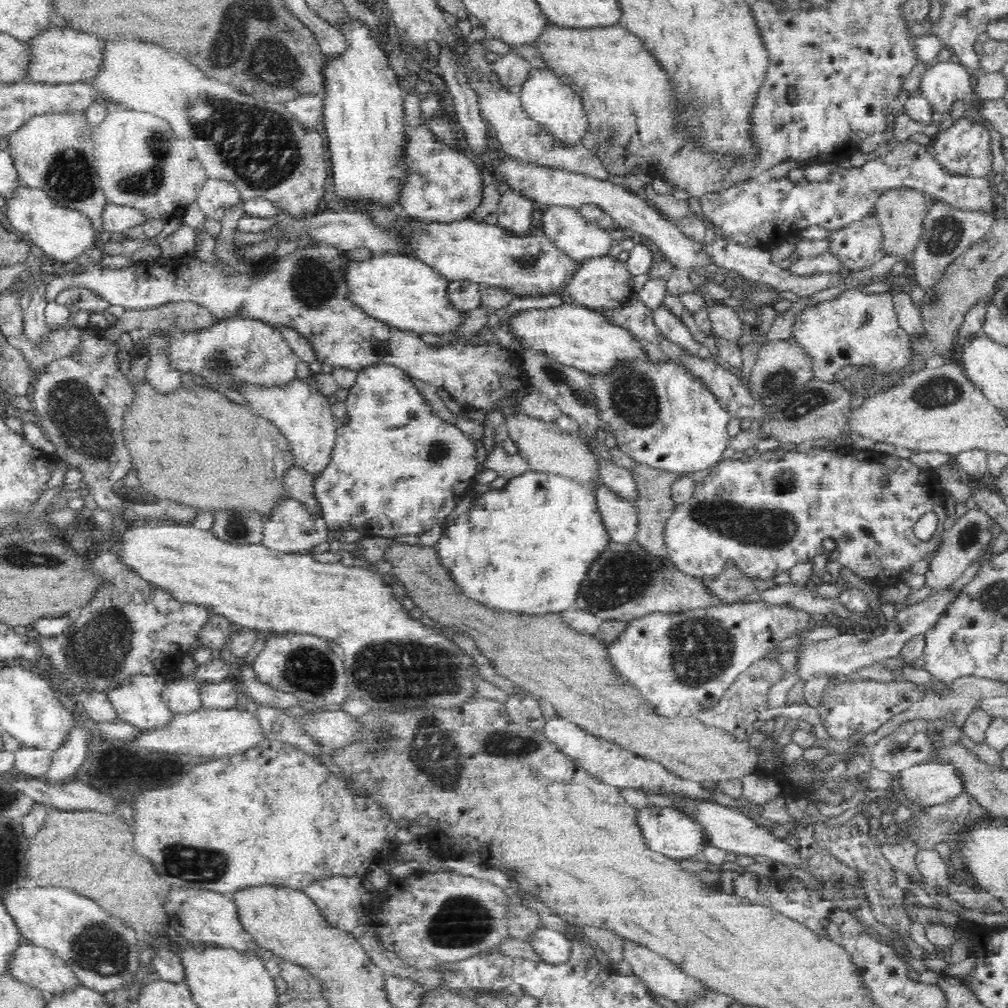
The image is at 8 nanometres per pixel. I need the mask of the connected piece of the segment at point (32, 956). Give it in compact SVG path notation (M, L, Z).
M27 942L20 945L20 948L16 950L15 957L12 958L10 972L15 979L43 991L49 997L60 997L61 994L76 990L79 985L82 985L80 979L76 977L76 973L68 967L66 961L56 956L51 950Z

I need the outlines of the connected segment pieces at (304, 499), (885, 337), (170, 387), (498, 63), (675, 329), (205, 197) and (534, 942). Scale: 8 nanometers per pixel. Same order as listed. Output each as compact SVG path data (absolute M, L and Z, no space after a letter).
M293 466L292 470L288 470L288 474L284 476L284 487L290 493L290 498L299 500L315 517L322 517L324 511L320 510L320 504L315 495L315 477L308 474L298 466Z
M848 289L839 293L836 298L807 307L796 315L791 336L810 359L813 376L825 382L836 381L837 372L844 366L862 366L864 363L874 363L880 371L886 369L888 373L899 371L908 364L911 357L911 338L900 326L889 291L867 294L858 289Z
M148 336L146 344L150 362L146 370L147 381L156 393L174 392L182 386L181 372L170 368L167 353L164 351L165 339L158 336Z
M507 53L500 55L499 58L491 63L491 72L498 76L500 84L506 88L515 84L523 85L528 78L534 66L520 54Z
M661 304L656 307L653 314L656 326L670 341L684 347L692 354L697 354L702 358L710 357L712 347L694 340L690 328L684 324L682 318L676 316L666 304Z
M207 177L204 186L200 188L197 202L207 219L220 220L228 208L236 206L241 196L236 186L223 178Z
M541 927L528 942L533 950L540 956L542 962L551 965L564 964L572 954L573 942L566 934L558 930Z

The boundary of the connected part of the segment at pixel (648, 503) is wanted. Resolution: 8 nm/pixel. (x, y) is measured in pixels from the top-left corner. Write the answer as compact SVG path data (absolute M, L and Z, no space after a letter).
M640 463L634 464L634 467L631 468L631 473L636 485L637 497L635 505L639 514L639 532L636 541L648 554L663 560L663 562L668 562L671 558L666 548L666 541L664 541L665 527L677 505L671 500L670 485L678 477L691 475L658 470L648 464Z

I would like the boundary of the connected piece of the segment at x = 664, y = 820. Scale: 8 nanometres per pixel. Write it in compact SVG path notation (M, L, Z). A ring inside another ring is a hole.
M659 805L644 807L638 810L637 819L648 847L657 853L665 854L674 861L701 859L704 846L712 844L711 839L704 833L704 825L676 808Z

